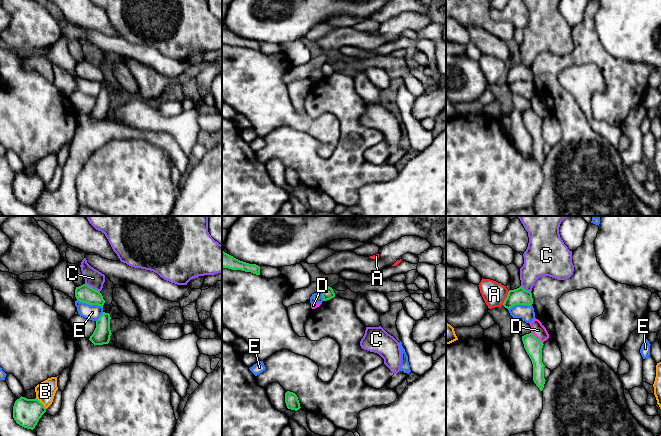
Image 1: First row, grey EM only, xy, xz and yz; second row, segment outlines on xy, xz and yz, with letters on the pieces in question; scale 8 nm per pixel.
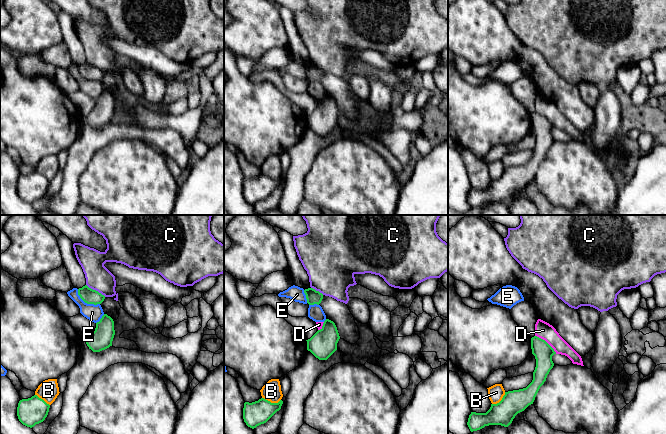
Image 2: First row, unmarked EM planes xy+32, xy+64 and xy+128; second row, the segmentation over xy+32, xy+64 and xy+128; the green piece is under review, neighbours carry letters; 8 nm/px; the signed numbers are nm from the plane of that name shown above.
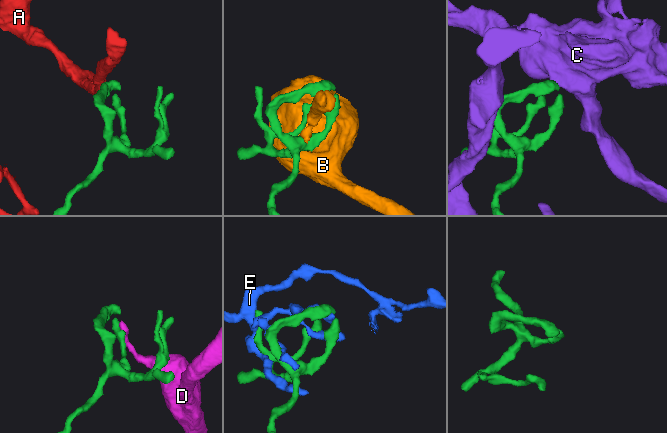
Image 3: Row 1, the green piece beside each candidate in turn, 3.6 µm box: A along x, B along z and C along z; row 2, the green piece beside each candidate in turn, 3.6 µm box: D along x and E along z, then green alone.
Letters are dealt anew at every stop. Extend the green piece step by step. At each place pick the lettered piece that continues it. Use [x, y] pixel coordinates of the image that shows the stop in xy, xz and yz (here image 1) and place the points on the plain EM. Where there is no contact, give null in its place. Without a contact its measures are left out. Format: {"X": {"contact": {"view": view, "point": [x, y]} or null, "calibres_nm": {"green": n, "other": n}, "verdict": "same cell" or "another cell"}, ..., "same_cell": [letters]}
{"A": {"contact": {"view": "yz", "point": [506, 74]}, "calibres_nm": {"green": 140, "other": 190}, "verdict": "another cell"}, "B": {"contact": {"view": "xy", "point": [41, 179]}, "calibres_nm": {"green": 220, "other": 160}, "verdict": "another cell"}, "C": {"contact": {"view": "xy", "point": [91, 63]}, "calibres_nm": {"green": 140, "other": 140}, "verdict": "another cell"}, "D": {"contact": {"view": "yz", "point": [536, 114]}, "calibres_nm": {"green": 140, "other": 110}, "verdict": "another cell"}, "E": {"contact": {"view": "xy", "point": [90, 80]}, "calibres_nm": {"green": 140, "other": 130}, "verdict": "another cell"}, "same_cell": []}

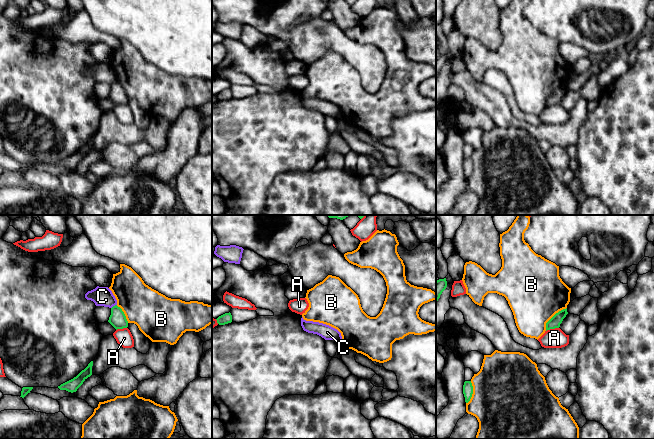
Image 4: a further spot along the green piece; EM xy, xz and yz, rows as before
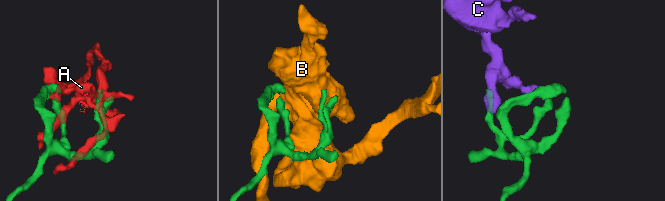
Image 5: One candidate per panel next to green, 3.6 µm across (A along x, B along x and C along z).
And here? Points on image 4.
{"A": {"contact": {"view": "yz", "point": [552, 104]}, "calibres_nm": {"green": 90, "other": 160}, "verdict": "another cell"}, "B": {"contact": {"view": "yz", "point": [552, 93]}, "calibres_nm": {"green": 90, "other": 460}, "verdict": "another cell"}, "C": {"contact": {"view": "xy", "point": [113, 82]}, "calibres_nm": {"green": 140, "other": 160}, "verdict": "another cell"}, "same_cell": []}

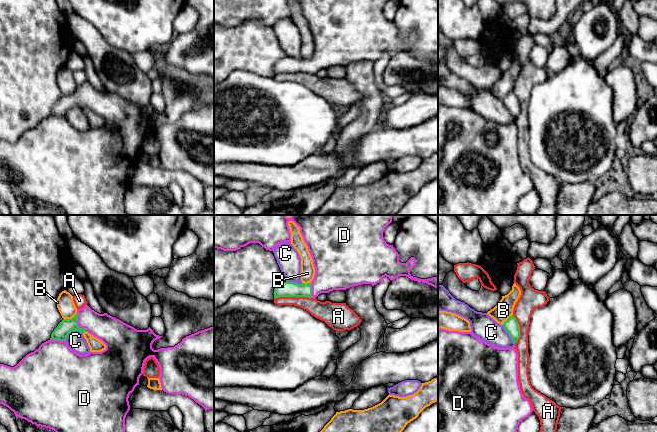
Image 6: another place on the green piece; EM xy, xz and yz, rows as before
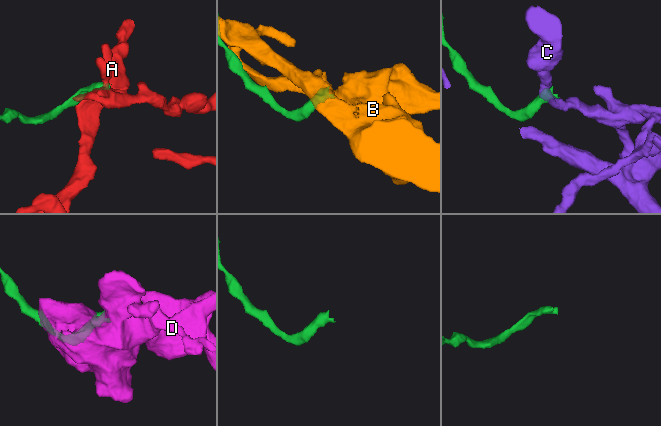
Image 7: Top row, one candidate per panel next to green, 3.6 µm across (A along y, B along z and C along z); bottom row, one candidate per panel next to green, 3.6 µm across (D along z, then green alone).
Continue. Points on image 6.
{"A": {"contact": {"view": "xz", "point": [292, 72]}, "calibres_nm": {"green": 130, "other": 140}, "verdict": "another cell"}, "B": {"contact": {"view": "xy", "point": [71, 94]}, "calibres_nm": {"green": 120, "other": 140}, "verdict": "another cell"}, "C": {"contact": {"view": "xy", "point": [72, 107]}, "calibres_nm": {"green": 120, "other": 150}, "verdict": "another cell"}, "D": {"contact": {"view": "xy", "point": [77, 100]}, "calibres_nm": {"green": 120, "other": 220}, "verdict": "same cell"}, "same_cell": ["D"]}

